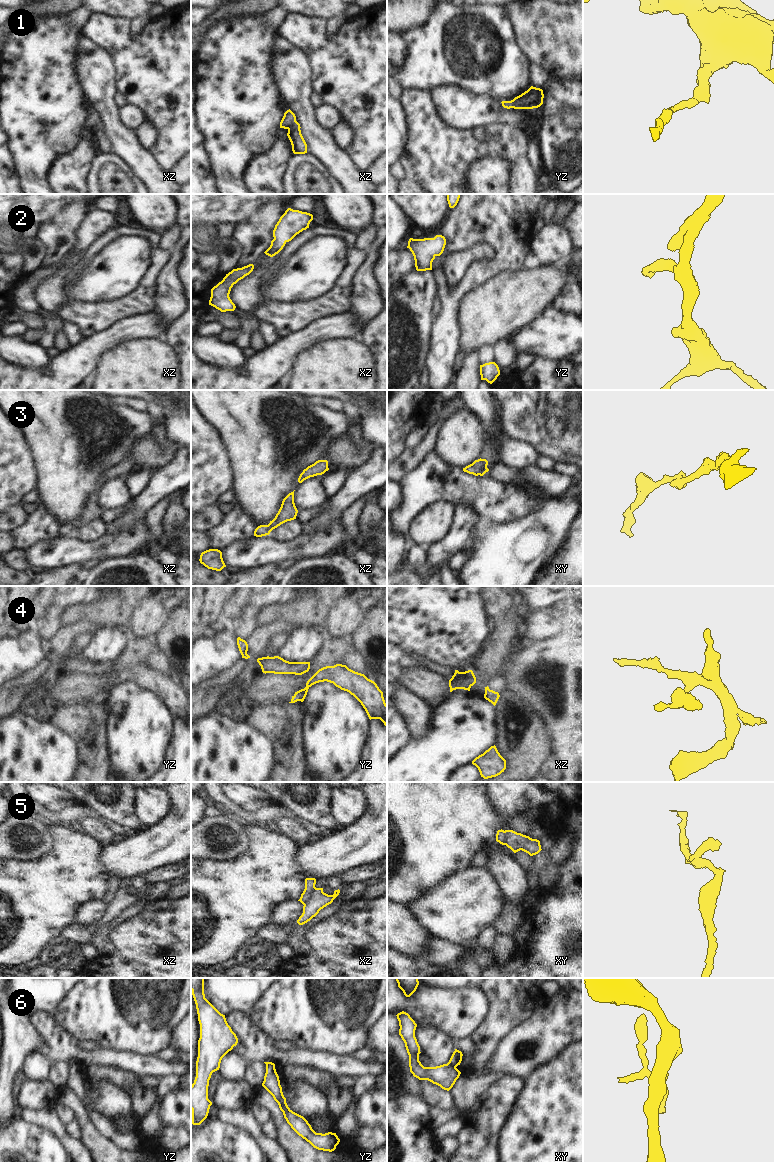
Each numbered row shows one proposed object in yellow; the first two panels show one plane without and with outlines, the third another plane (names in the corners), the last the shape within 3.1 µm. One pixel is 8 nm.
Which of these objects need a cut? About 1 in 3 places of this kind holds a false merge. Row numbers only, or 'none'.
5, 6

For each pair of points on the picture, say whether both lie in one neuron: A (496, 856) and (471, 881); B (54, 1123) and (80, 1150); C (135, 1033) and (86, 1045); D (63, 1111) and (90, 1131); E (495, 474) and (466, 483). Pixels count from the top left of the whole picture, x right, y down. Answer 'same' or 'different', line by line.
A: different
B: same
C: different
D: different
E: different

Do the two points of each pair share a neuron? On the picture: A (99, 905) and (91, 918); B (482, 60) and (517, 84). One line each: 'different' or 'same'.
A: same
B: same

